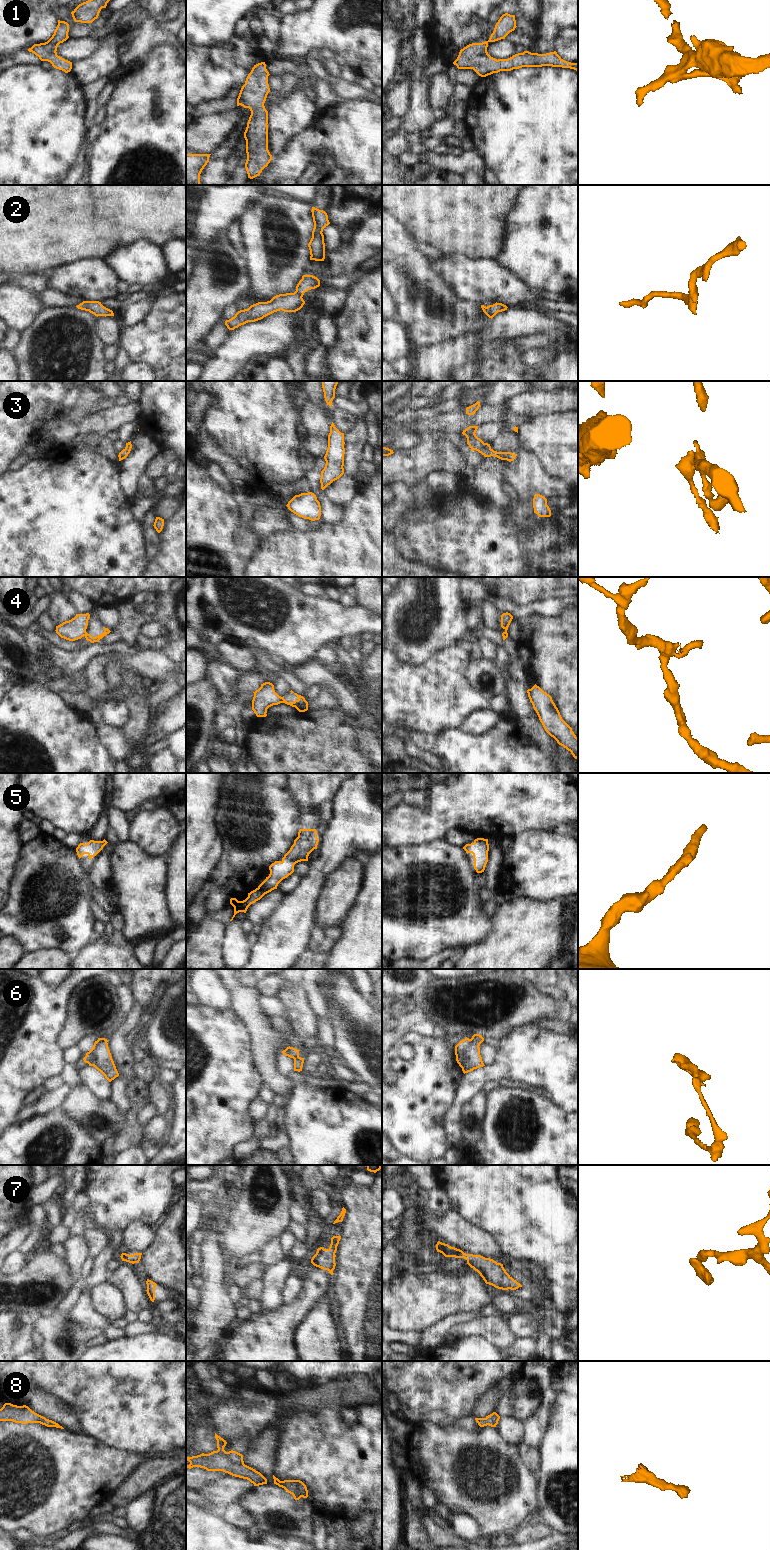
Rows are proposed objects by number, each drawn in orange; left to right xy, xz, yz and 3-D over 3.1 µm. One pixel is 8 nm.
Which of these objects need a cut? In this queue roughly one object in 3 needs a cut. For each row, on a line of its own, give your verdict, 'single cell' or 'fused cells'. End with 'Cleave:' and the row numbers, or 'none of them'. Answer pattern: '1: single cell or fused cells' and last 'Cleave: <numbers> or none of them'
1: single cell
2: single cell
3: single cell
4: fused cells
5: single cell
6: single cell
7: single cell
8: single cell
Cleave: 4

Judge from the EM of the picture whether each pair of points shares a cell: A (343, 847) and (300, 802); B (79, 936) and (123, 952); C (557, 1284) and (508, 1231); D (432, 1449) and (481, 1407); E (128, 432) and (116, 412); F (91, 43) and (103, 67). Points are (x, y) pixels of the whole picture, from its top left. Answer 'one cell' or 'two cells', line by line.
A: two cells
B: two cells
C: one cell
D: two cells
E: two cells
F: two cells

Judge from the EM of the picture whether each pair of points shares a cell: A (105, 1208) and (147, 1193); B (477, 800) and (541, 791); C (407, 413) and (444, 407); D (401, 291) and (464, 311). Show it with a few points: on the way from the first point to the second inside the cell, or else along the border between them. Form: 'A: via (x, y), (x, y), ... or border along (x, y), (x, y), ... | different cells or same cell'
A: via (115, 1198), (120, 1193), (137, 1193) | same cell
B: via (493, 785), (525, 785) | same cell
C: via (416, 413), (435, 411) | same cell
D: via (417, 304), (431, 316), (448, 317) | same cell

